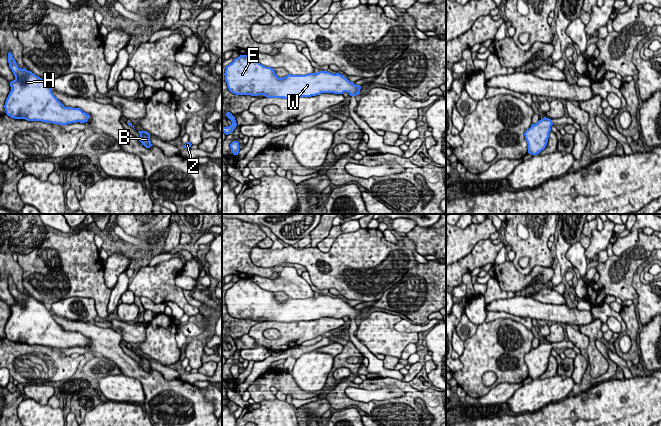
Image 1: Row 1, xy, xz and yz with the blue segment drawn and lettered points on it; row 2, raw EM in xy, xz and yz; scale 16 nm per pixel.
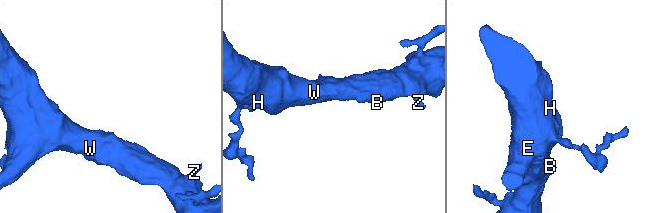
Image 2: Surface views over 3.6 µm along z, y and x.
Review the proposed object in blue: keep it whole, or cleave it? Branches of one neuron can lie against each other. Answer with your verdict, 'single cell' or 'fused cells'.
single cell

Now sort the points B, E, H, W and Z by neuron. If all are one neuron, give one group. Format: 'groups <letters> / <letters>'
groups B E H W Z

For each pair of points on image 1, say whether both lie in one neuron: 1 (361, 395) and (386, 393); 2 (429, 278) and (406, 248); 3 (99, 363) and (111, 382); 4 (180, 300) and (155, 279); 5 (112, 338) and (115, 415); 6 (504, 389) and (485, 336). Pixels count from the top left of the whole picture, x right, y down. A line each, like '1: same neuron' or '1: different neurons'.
1: same neuron
2: different neurons
3: different neurons
4: same neuron
5: different neurons
6: different neurons

